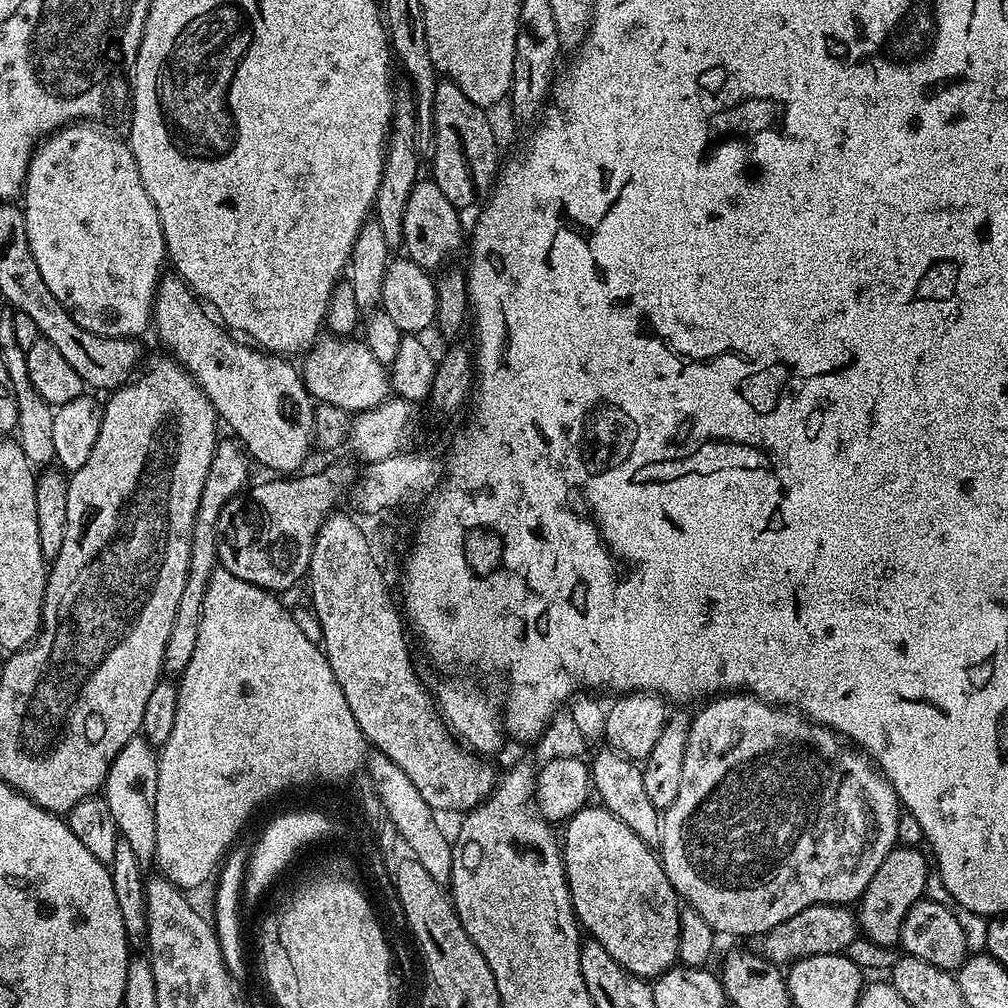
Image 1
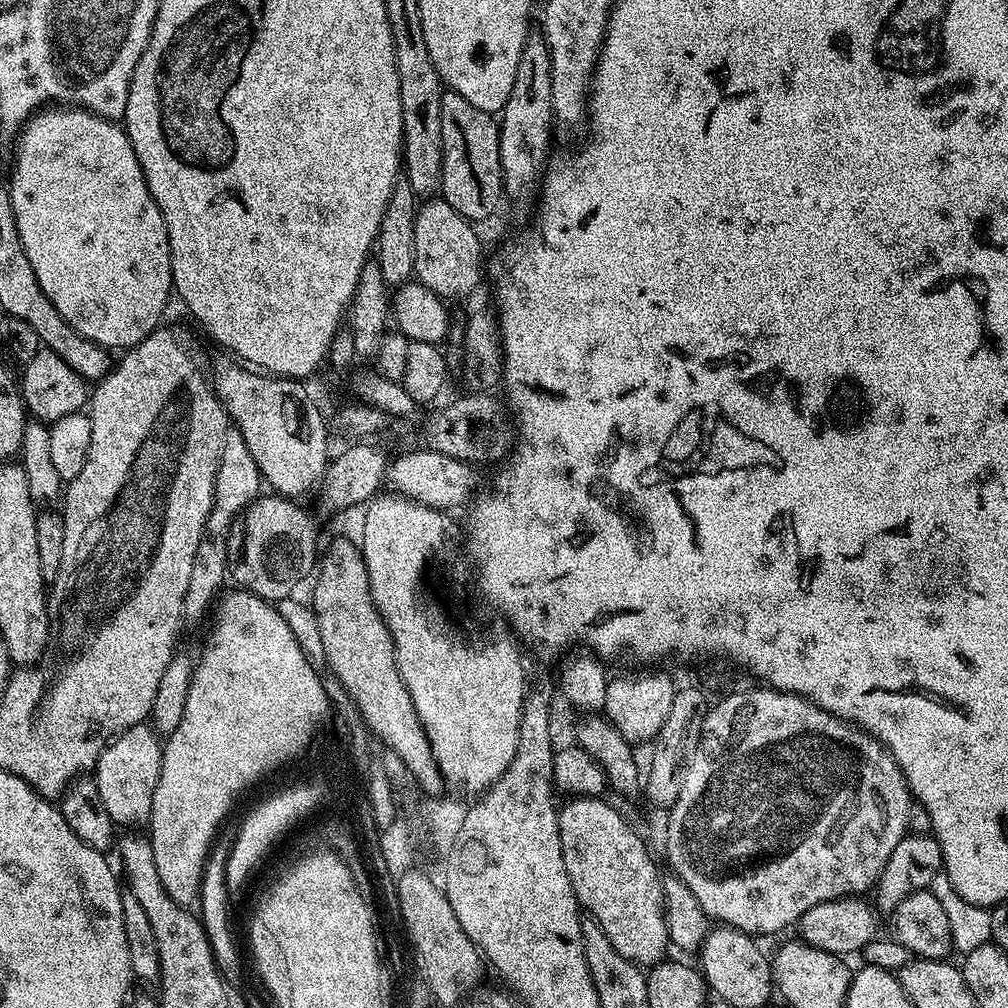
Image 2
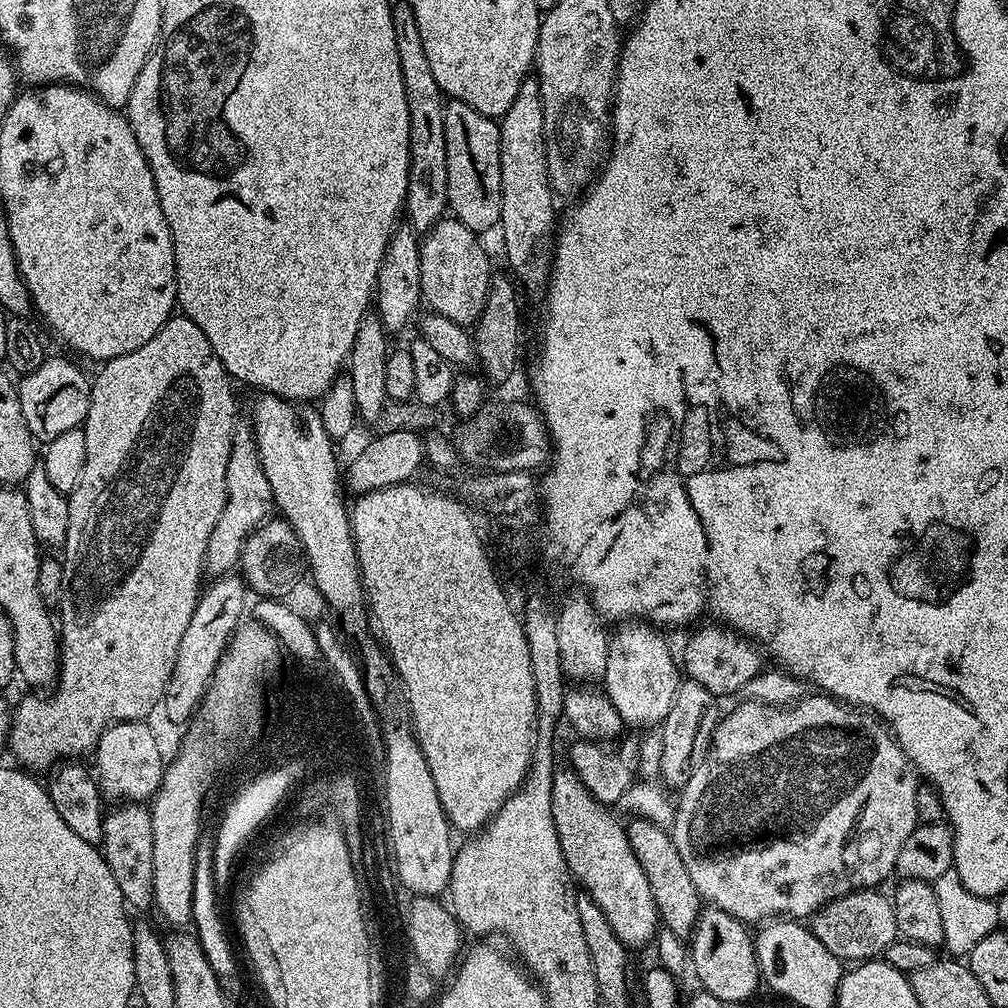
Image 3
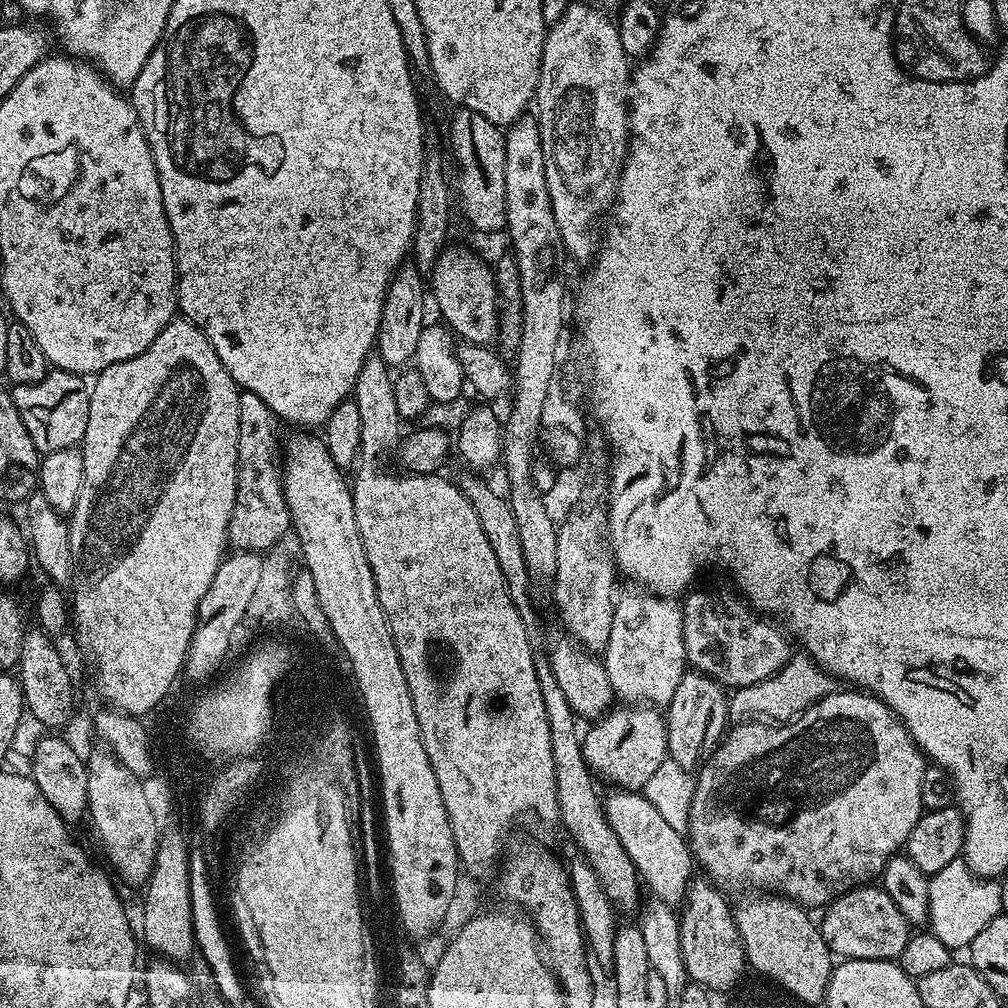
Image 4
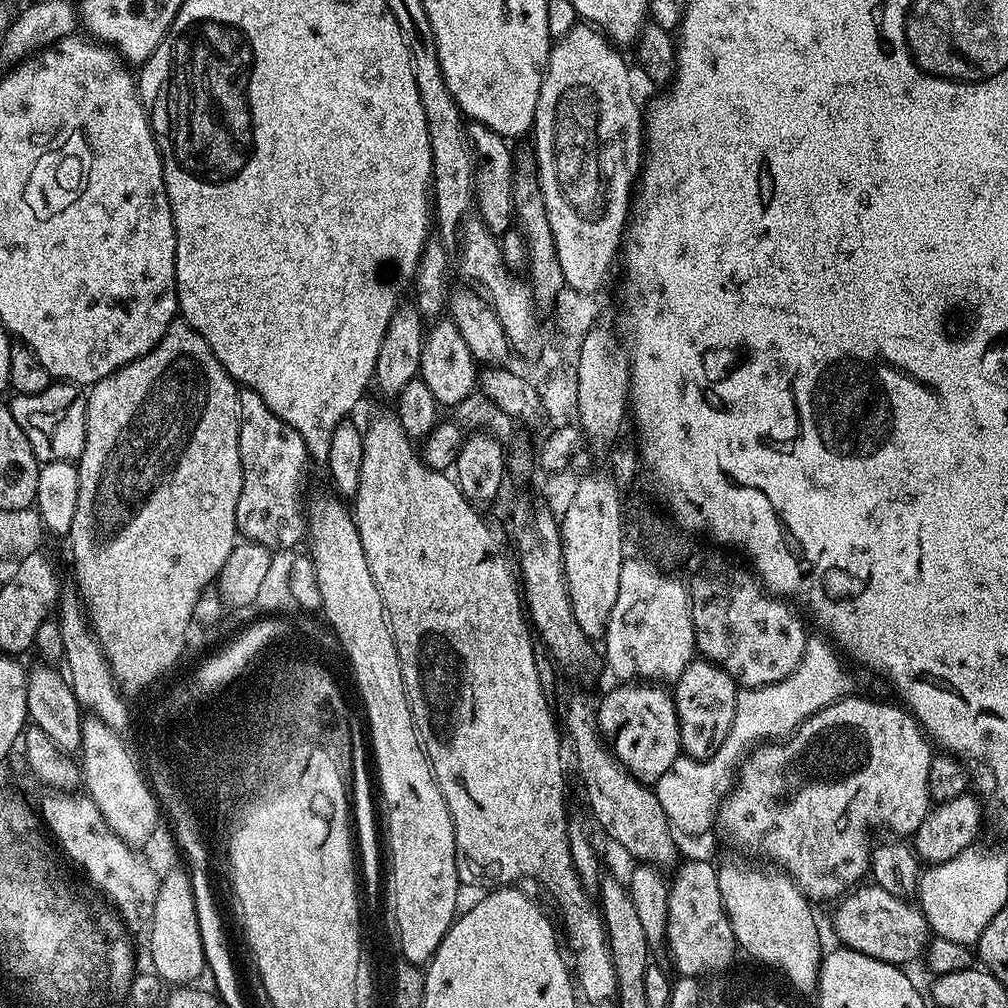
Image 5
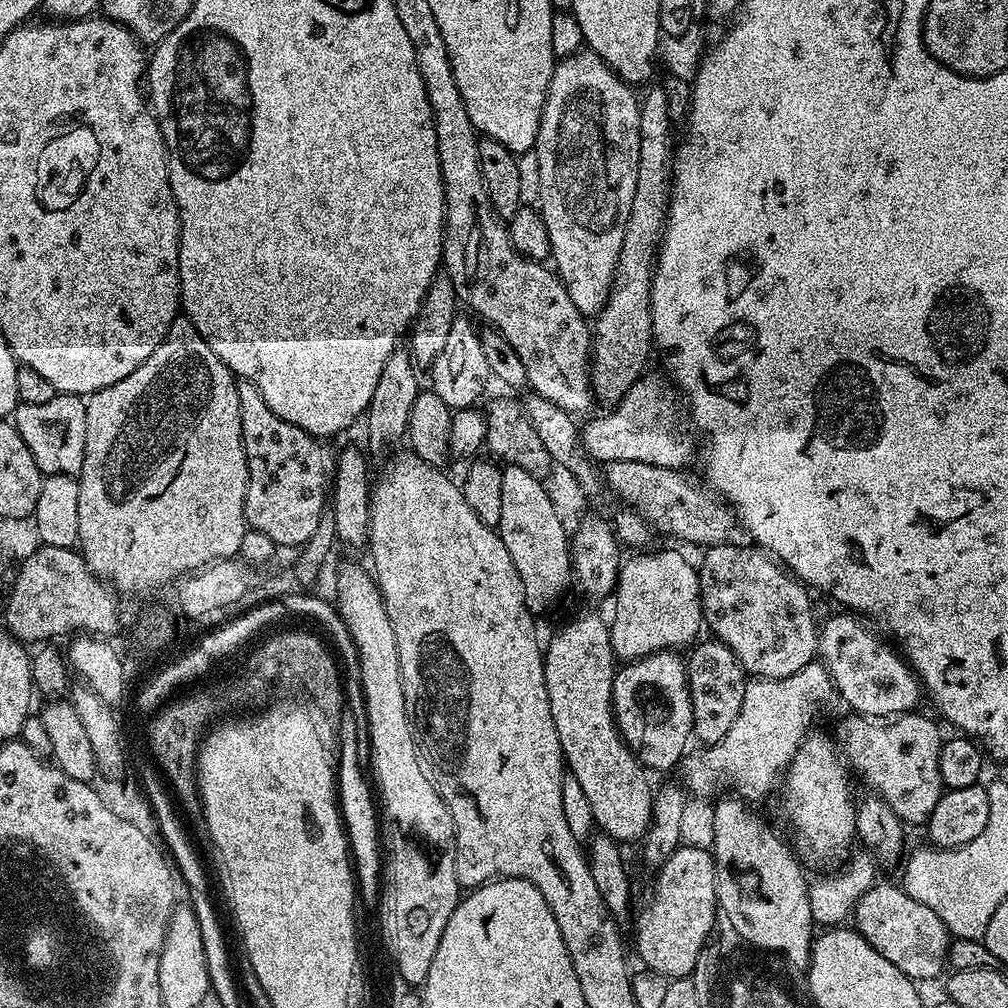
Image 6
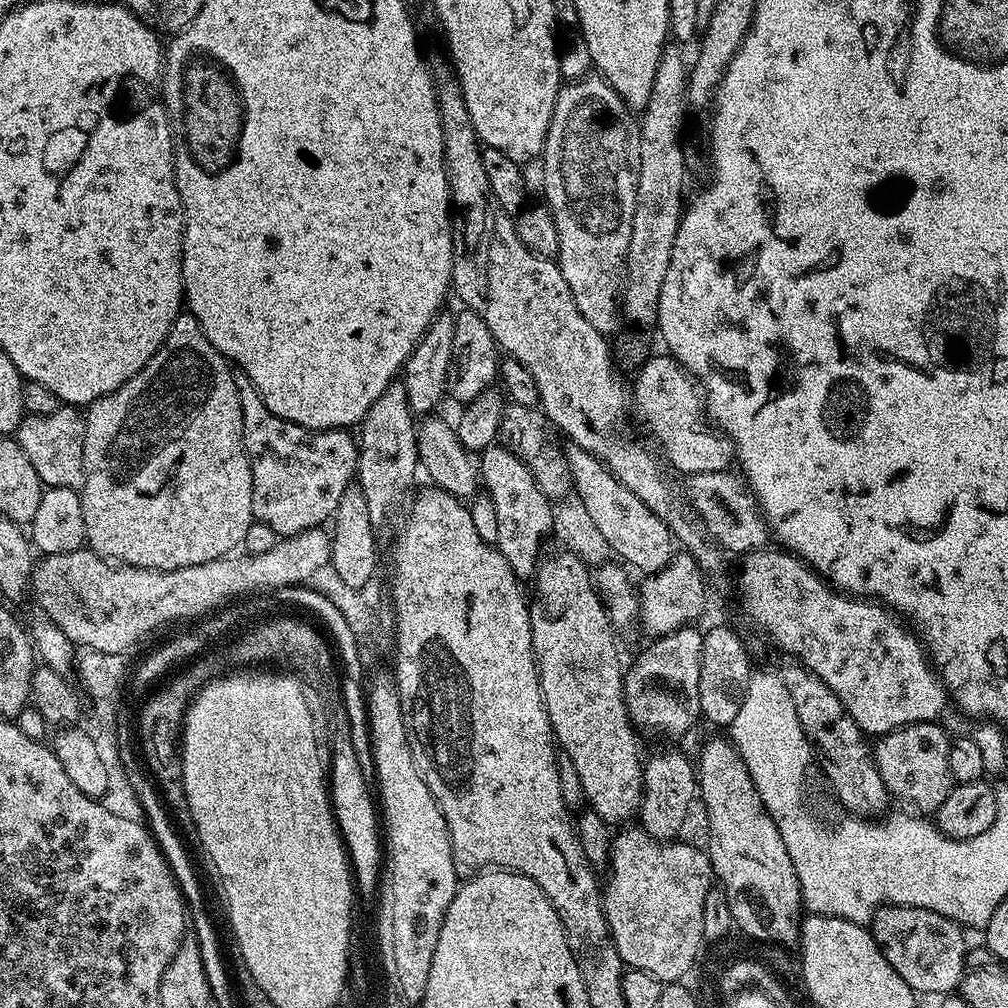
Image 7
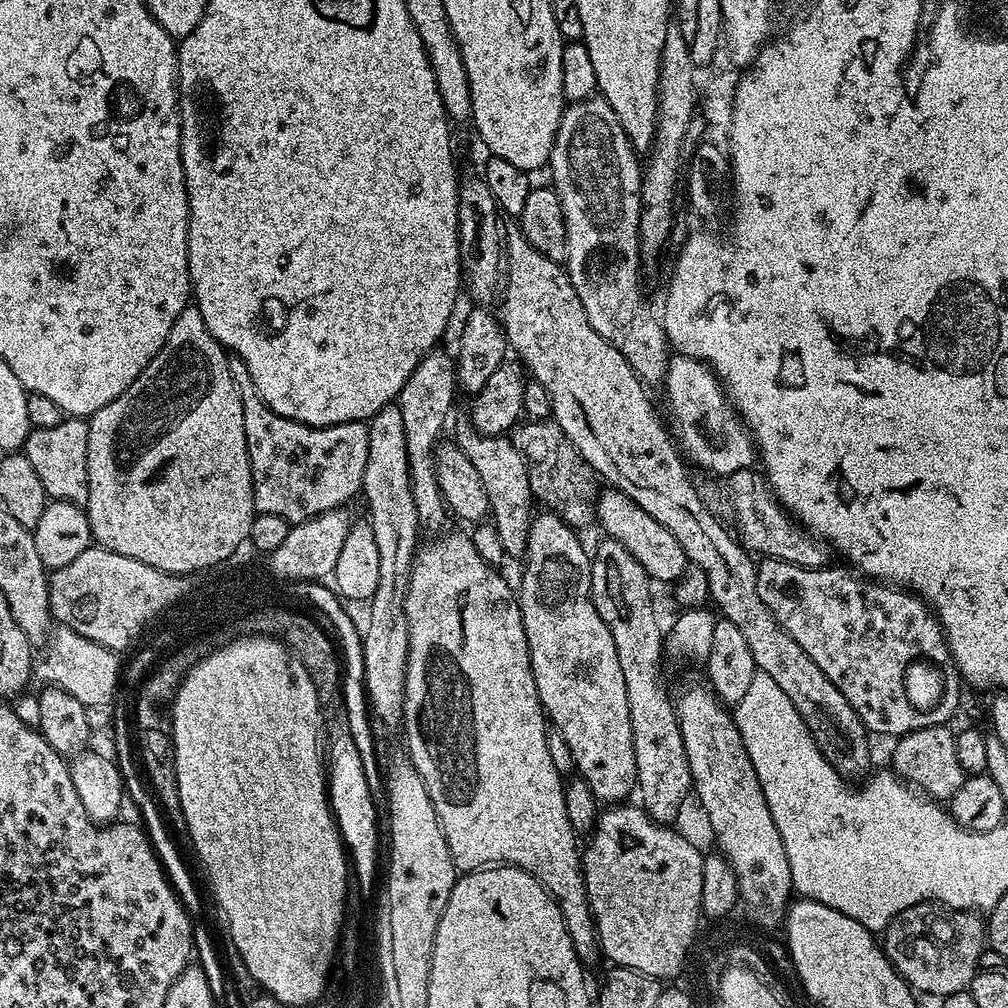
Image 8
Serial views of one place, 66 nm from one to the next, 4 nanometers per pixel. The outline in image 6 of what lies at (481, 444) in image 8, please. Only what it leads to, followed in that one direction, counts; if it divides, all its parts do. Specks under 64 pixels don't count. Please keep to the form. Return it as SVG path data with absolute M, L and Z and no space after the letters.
M507 465L501 471L502 488L502 518L498 531L502 542L510 554L510 562L514 562L514 570L518 570L518 578L522 578L522 590L526 598L526 606L532 611L533 617L540 618L543 612L548 612L564 596L568 584L573 583L572 553L570 551L570 532L564 528L554 508L548 489L544 487L541 477L522 470L522 466Z

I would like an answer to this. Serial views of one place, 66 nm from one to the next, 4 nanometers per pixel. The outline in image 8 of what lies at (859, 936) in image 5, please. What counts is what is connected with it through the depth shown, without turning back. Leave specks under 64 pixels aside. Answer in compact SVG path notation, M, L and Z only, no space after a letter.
M935 902L910 906L884 929L884 953L908 987L917 993L943 998L963 992L981 971L980 955L986 947L986 924L976 916L979 915L975 911L945 908Z

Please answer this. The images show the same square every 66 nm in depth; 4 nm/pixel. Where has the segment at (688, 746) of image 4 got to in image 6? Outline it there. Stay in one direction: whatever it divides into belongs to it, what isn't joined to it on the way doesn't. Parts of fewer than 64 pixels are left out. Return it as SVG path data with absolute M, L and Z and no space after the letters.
M701 639L687 653L686 667L692 707L692 735L697 741L700 739L704 746L711 746L726 738L726 730L734 726L734 718L738 718L742 710L746 673L738 658L734 658L734 654L721 640L707 639Z

